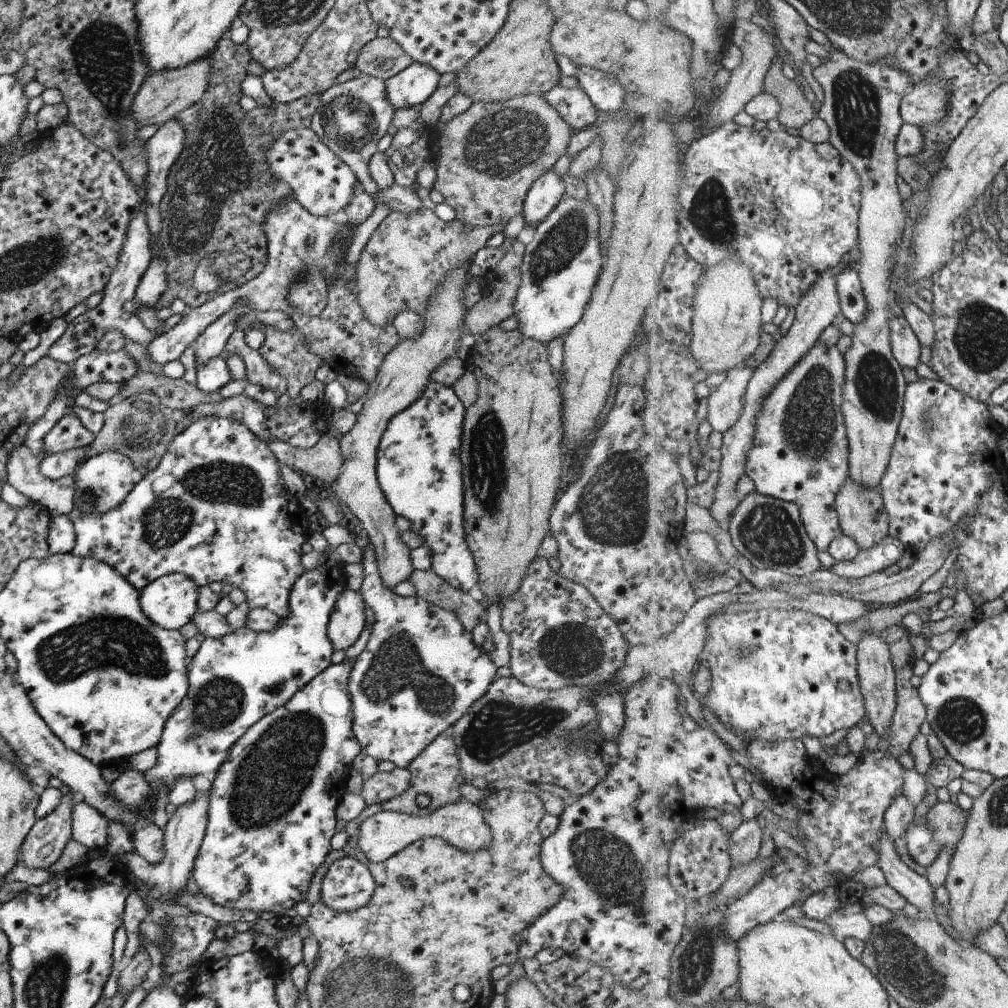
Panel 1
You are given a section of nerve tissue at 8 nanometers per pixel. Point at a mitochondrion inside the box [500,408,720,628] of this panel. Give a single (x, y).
(614, 507)

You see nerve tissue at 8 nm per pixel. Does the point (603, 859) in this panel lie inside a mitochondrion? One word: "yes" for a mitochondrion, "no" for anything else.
yes

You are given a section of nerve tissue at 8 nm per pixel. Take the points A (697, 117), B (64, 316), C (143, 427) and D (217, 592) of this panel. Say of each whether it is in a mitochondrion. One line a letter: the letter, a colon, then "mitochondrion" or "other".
A: other
B: other
C: mitochondrion
D: other

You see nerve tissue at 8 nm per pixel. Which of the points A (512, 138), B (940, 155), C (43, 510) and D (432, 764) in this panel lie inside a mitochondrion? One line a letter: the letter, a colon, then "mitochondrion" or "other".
A: mitochondrion
B: other
C: other
D: other

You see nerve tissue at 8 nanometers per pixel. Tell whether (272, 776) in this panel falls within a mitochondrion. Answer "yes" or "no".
yes

